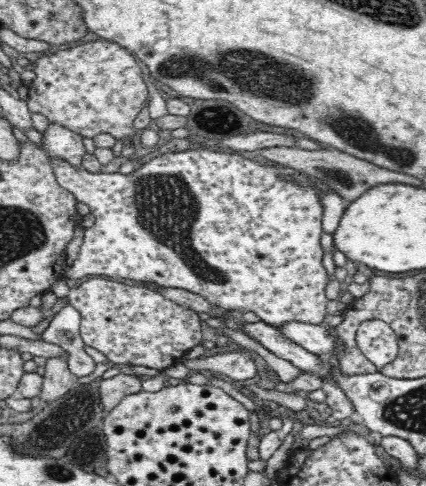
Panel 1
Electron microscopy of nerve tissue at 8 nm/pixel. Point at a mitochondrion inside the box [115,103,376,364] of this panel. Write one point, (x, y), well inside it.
(165, 208)

